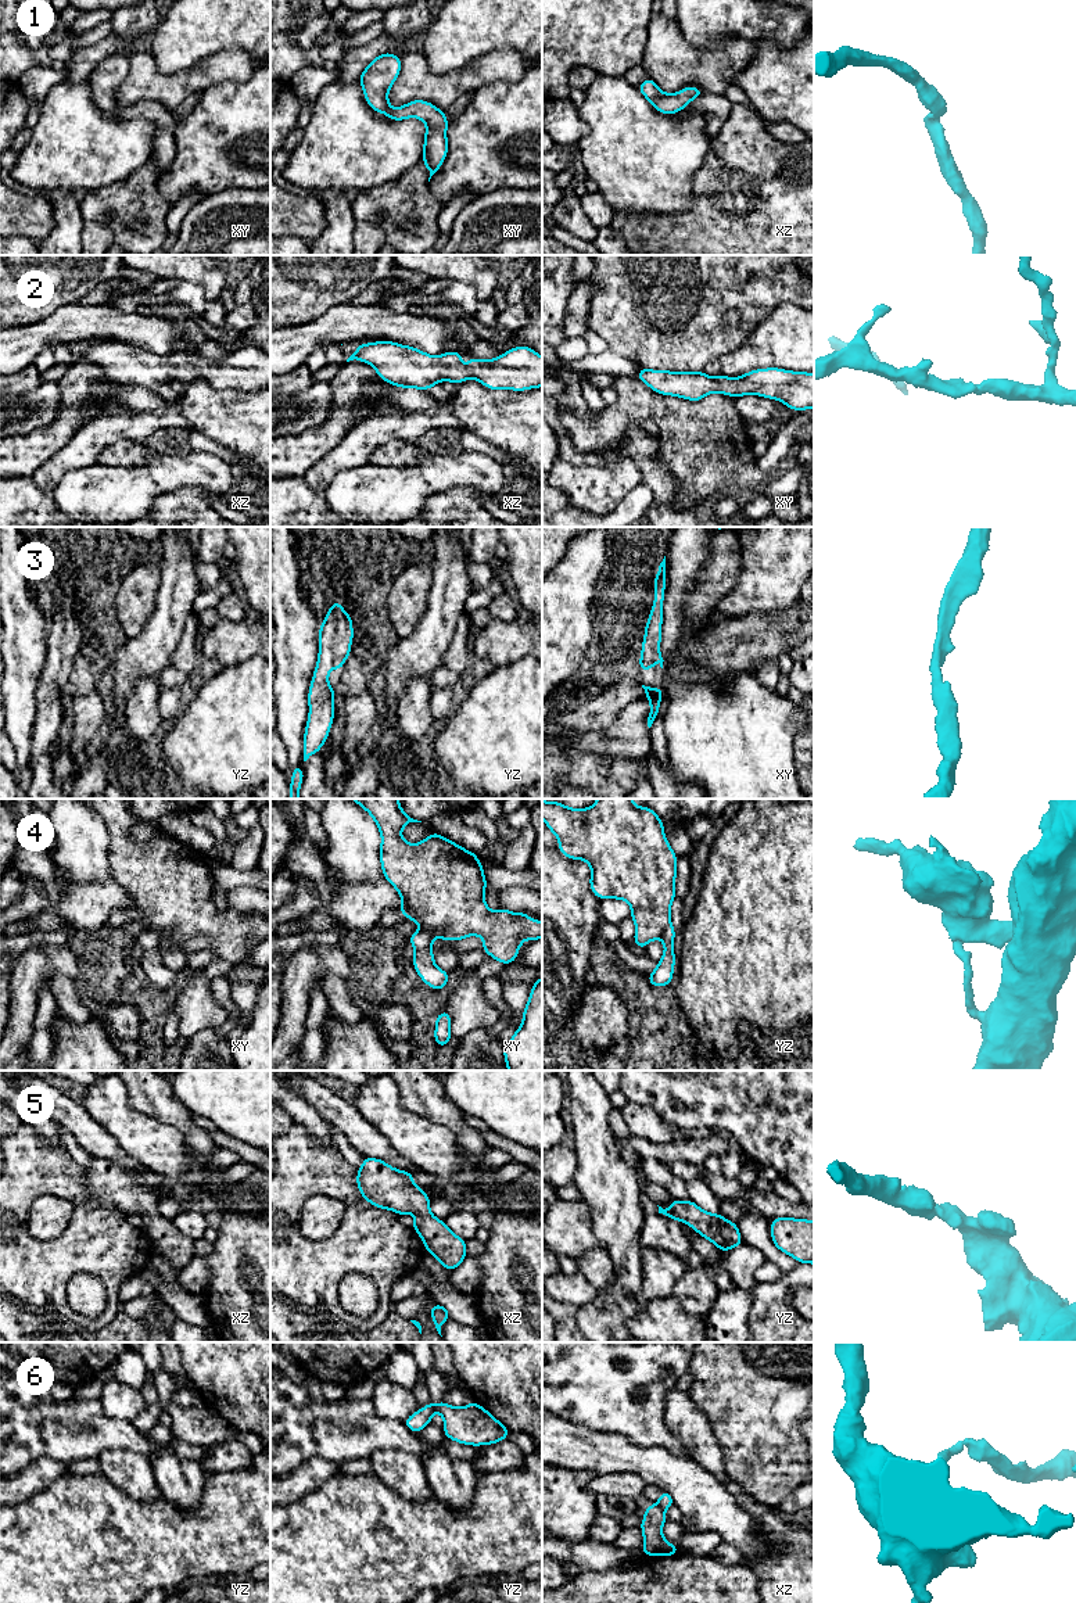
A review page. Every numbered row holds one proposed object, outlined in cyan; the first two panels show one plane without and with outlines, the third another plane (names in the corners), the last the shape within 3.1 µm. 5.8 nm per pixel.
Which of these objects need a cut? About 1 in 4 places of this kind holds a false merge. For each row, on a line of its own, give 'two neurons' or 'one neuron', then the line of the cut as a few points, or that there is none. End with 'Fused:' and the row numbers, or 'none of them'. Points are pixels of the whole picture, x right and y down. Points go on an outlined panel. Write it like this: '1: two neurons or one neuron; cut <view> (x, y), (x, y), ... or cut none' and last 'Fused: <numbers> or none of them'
1: one neuron; cut none
2: one neuron; cut none
3: one neuron; cut none
4: two neurons; cut xy (420, 928), (429, 928), (434, 935)
5: one neuron; cut none
6: two neurons; cut xz (657, 1503), (663, 1510)
Fused: 4, 6

